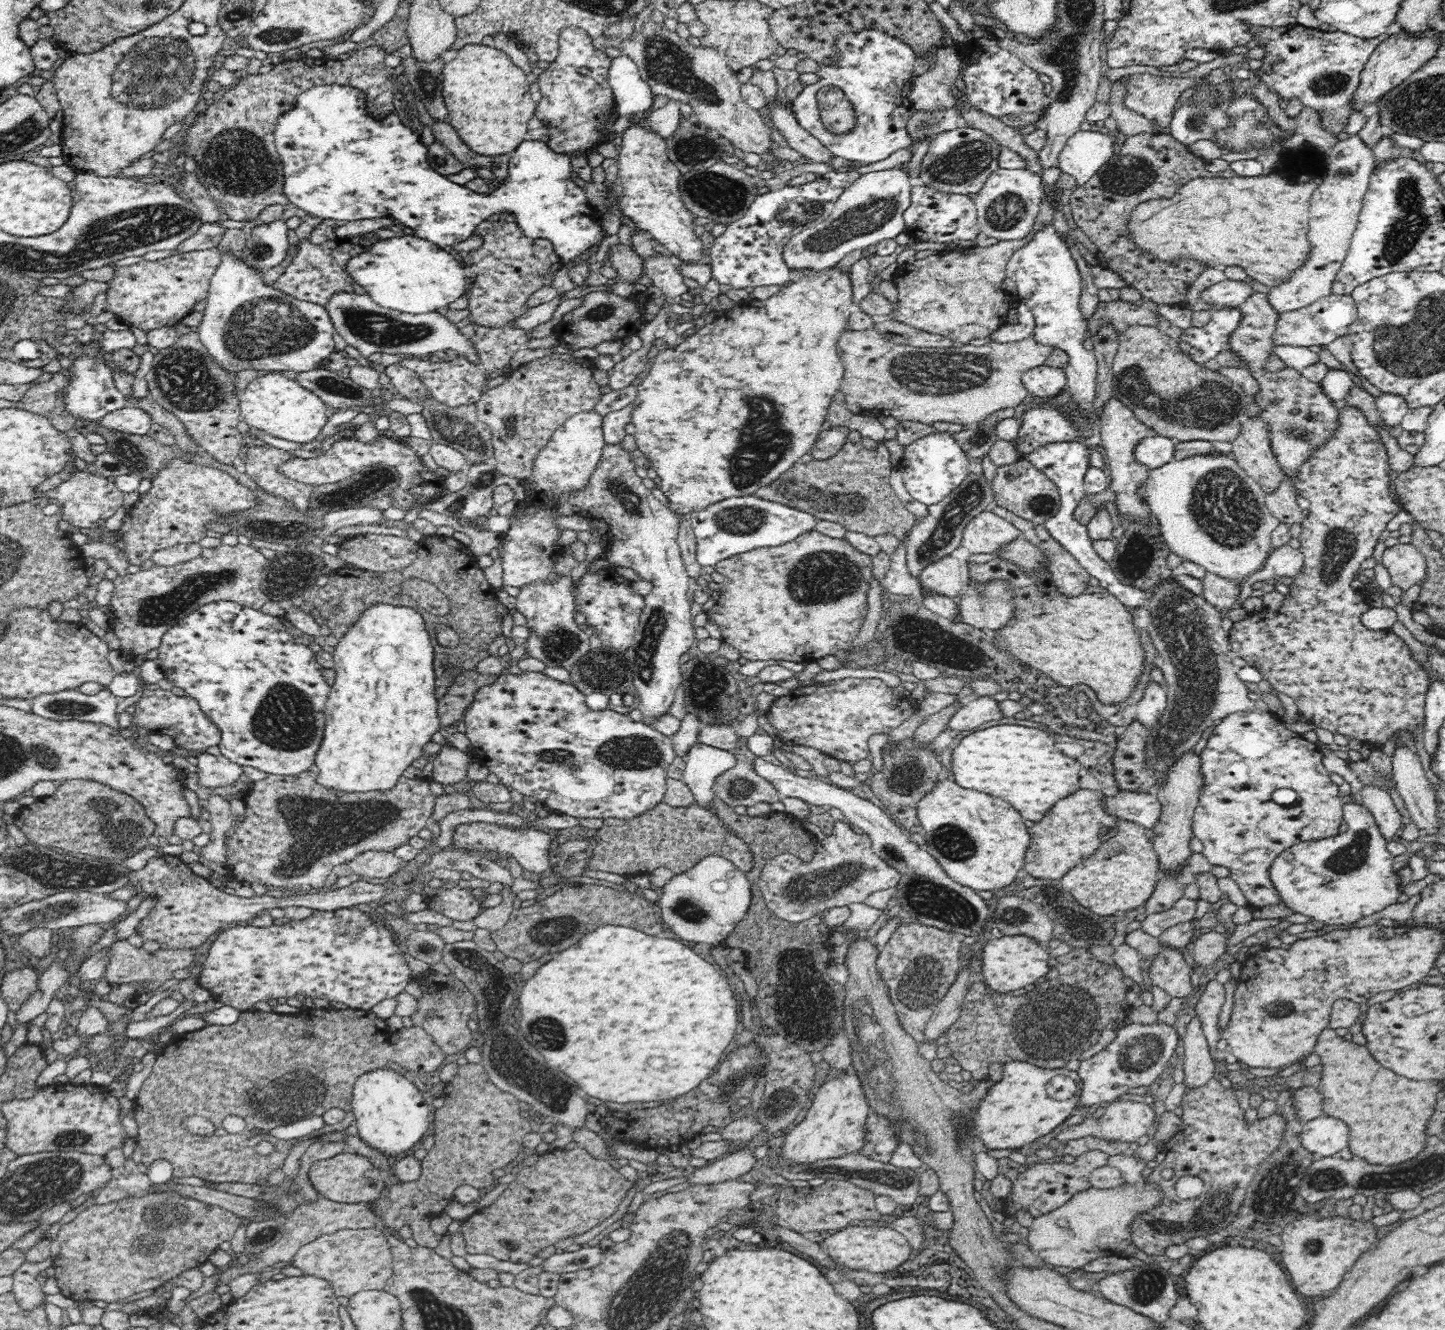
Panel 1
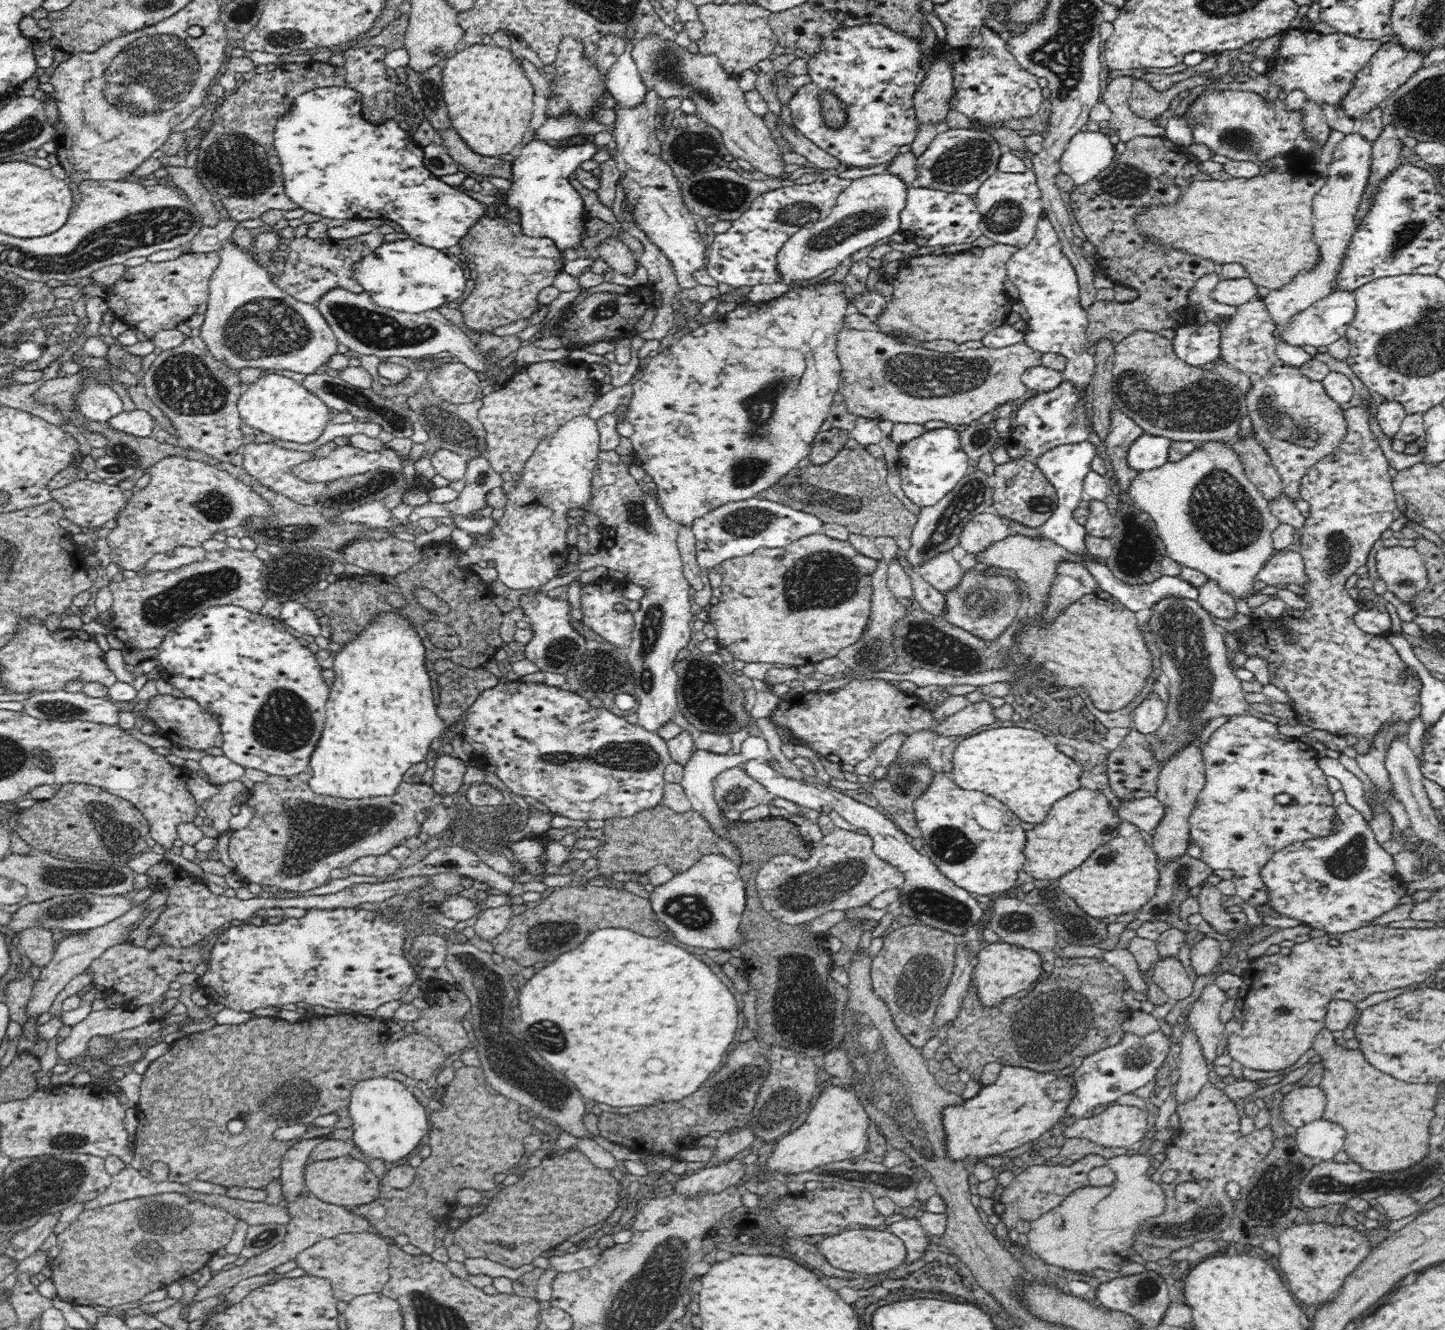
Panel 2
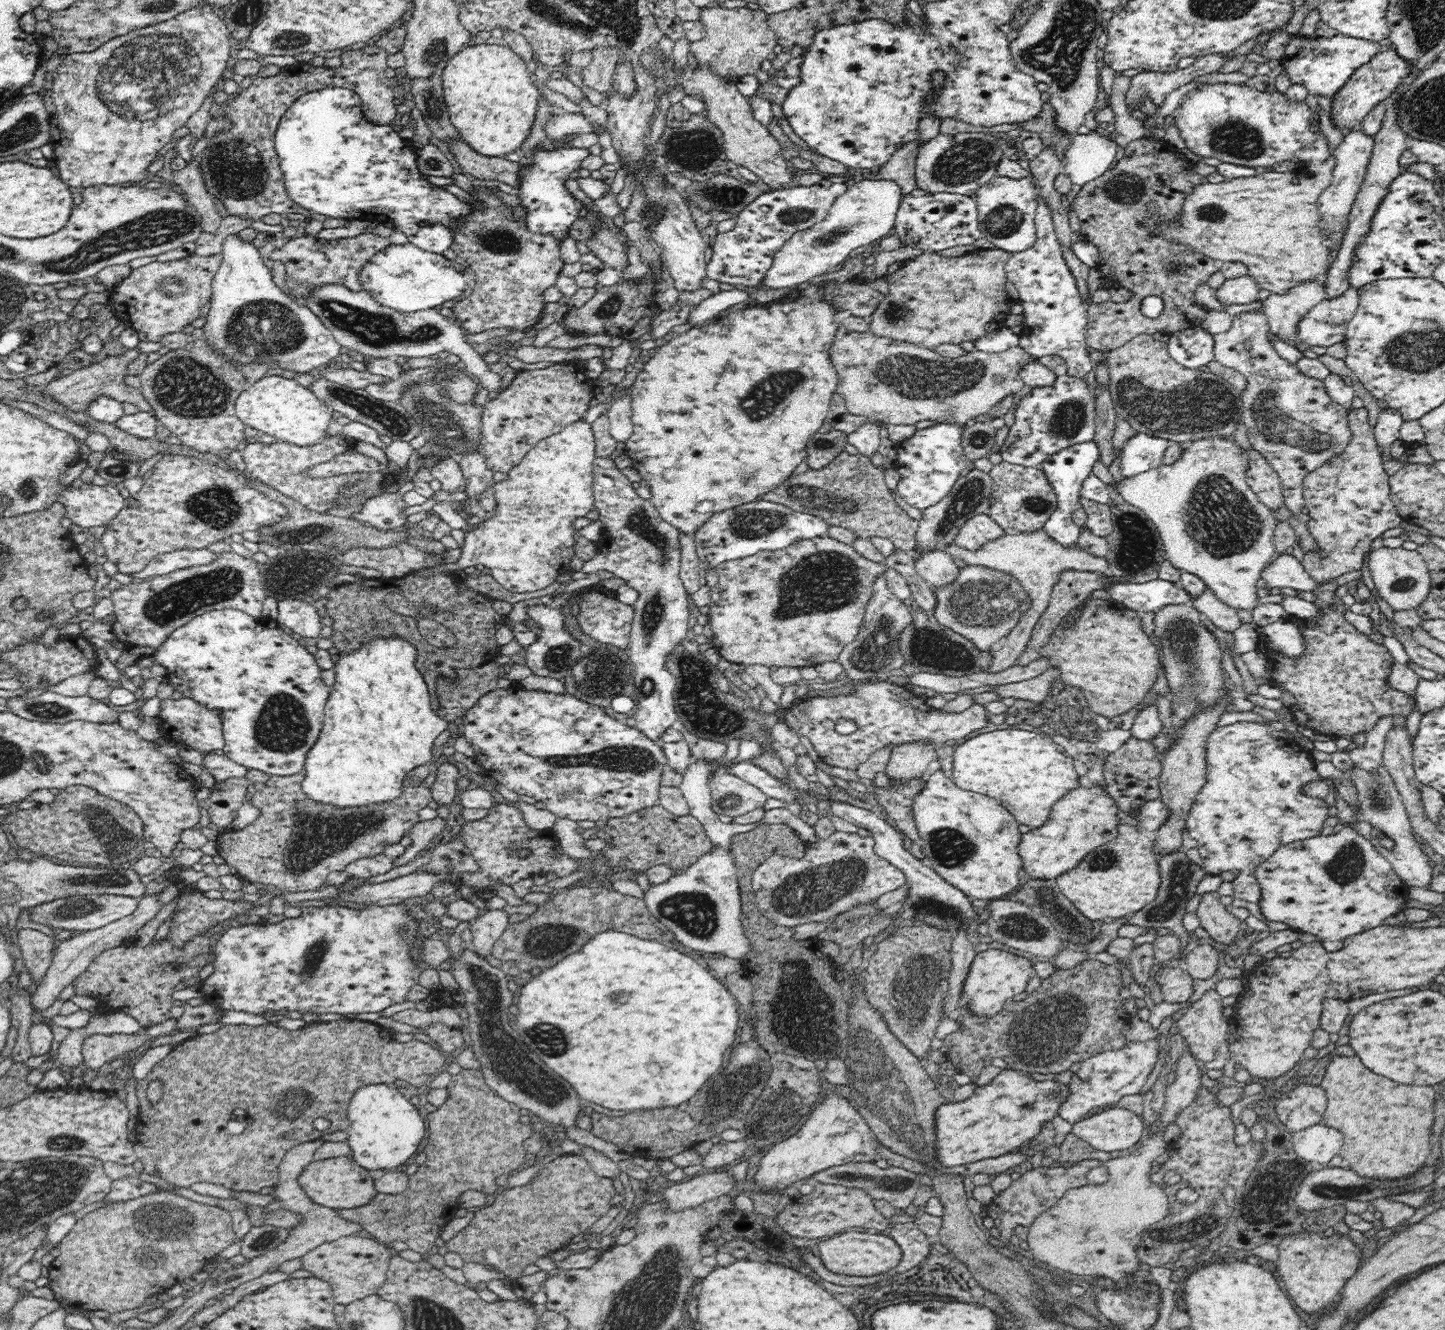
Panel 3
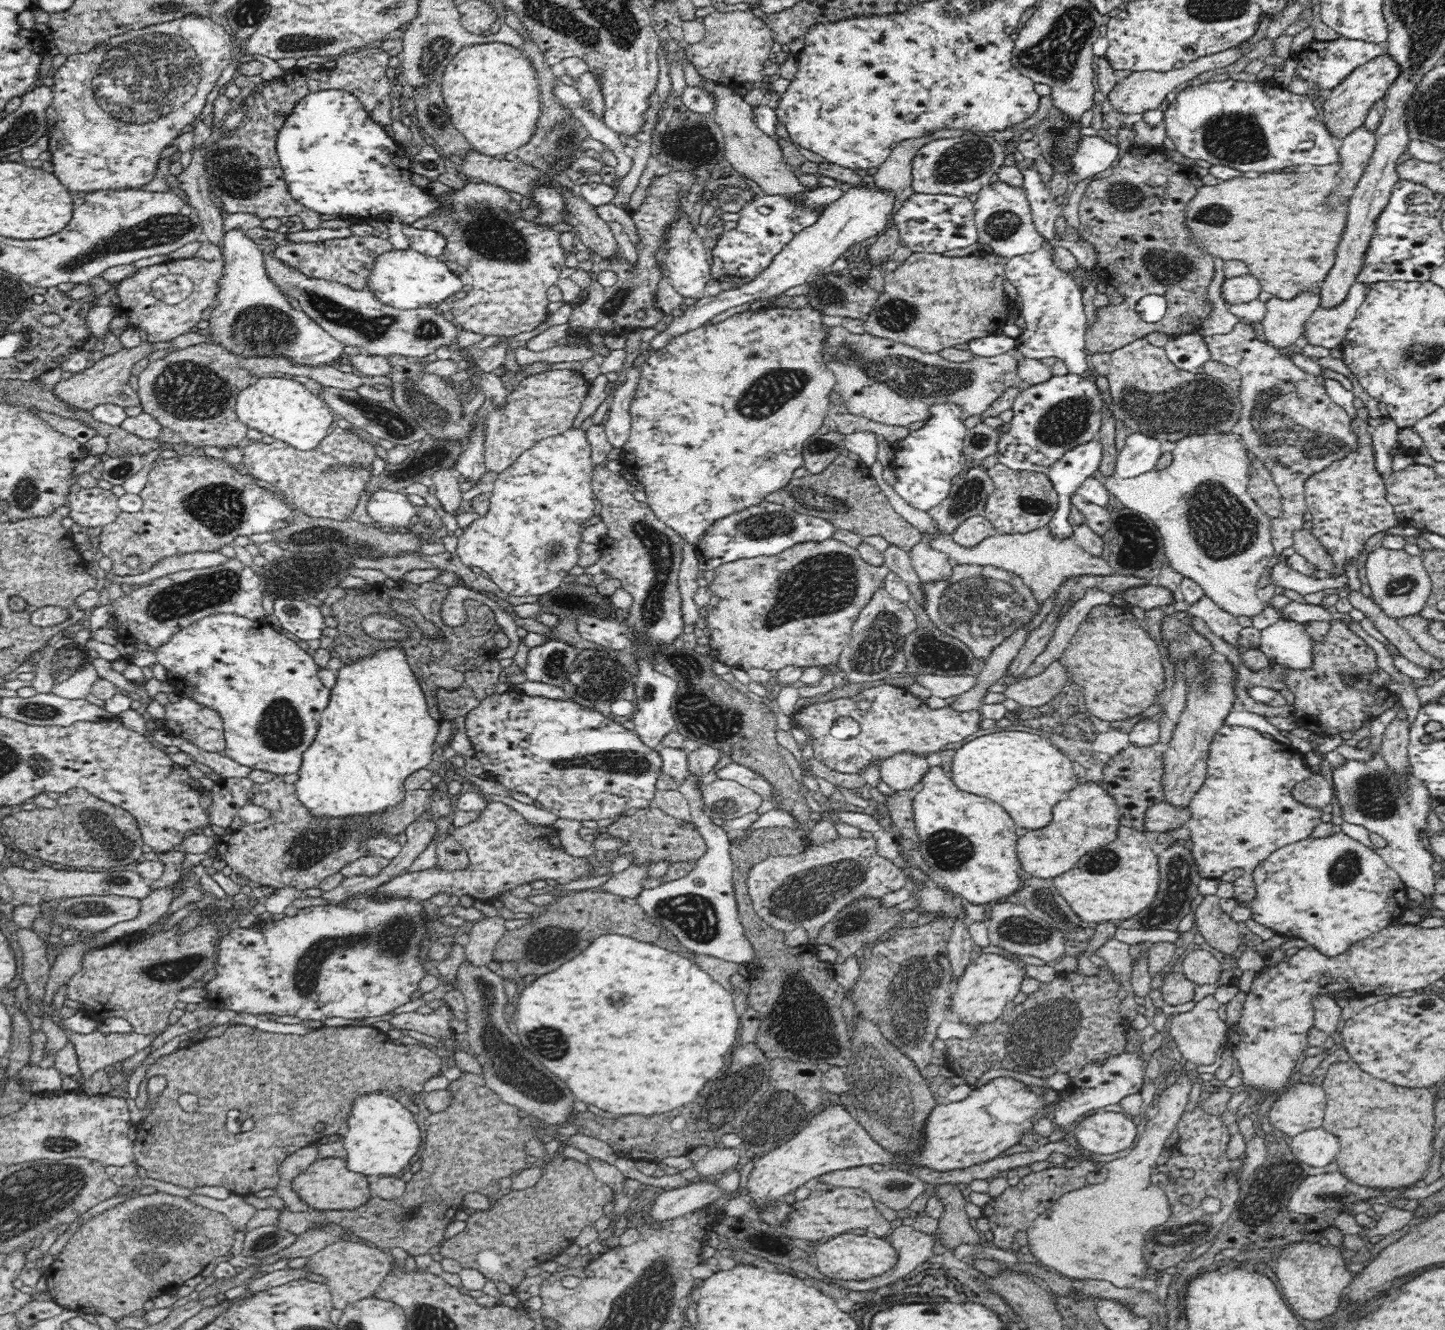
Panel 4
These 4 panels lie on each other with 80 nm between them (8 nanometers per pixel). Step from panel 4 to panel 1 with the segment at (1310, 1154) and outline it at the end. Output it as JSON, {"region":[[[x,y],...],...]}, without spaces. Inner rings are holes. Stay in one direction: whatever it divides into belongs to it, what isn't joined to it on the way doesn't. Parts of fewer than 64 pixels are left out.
{"region":[[[1326,1114],[1302,1124],[1299,1135],[1304,1150],[1321,1157],[1334,1157],[1348,1144],[1348,1128],[1342,1120]]]}

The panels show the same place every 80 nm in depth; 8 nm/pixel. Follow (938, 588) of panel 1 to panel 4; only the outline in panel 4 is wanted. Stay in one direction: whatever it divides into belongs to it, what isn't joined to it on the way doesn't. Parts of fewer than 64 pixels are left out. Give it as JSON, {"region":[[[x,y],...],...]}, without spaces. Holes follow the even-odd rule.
{"region":[[[920,541],[909,550],[912,568],[922,583],[934,580],[948,580],[952,574],[950,556],[932,548],[928,542]]]}

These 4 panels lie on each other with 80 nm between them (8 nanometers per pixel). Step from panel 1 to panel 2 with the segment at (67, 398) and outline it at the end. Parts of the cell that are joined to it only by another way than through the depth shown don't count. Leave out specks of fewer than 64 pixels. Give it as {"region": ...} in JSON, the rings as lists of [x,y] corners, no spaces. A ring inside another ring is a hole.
{"region":[[[86,381],[86,388],[75,398],[77,413],[90,420],[109,422],[123,411],[120,396],[109,386]]]}

